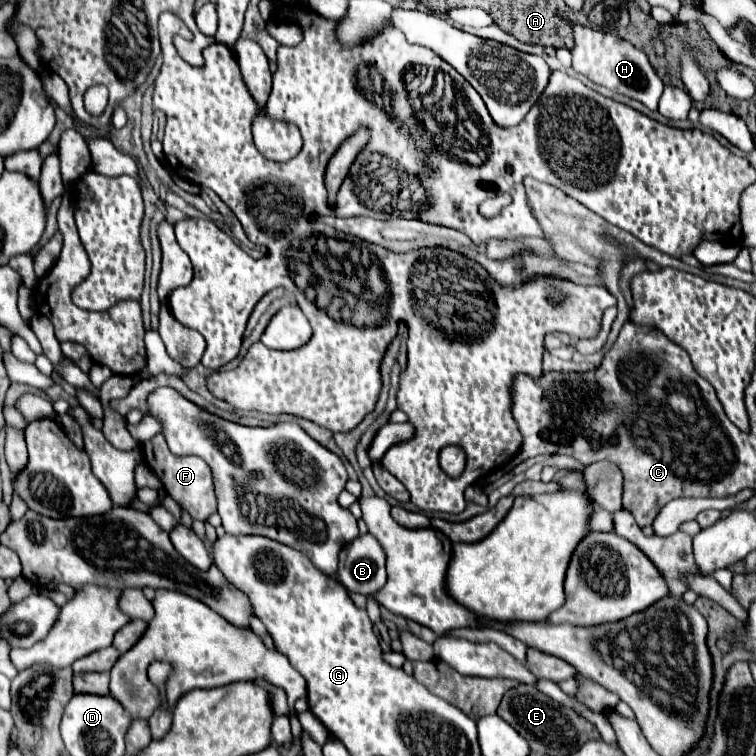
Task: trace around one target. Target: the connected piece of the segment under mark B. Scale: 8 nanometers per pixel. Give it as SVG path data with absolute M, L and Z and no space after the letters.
M370 534L358 536L340 552L338 580L356 594L376 594L386 584L384 550Z

